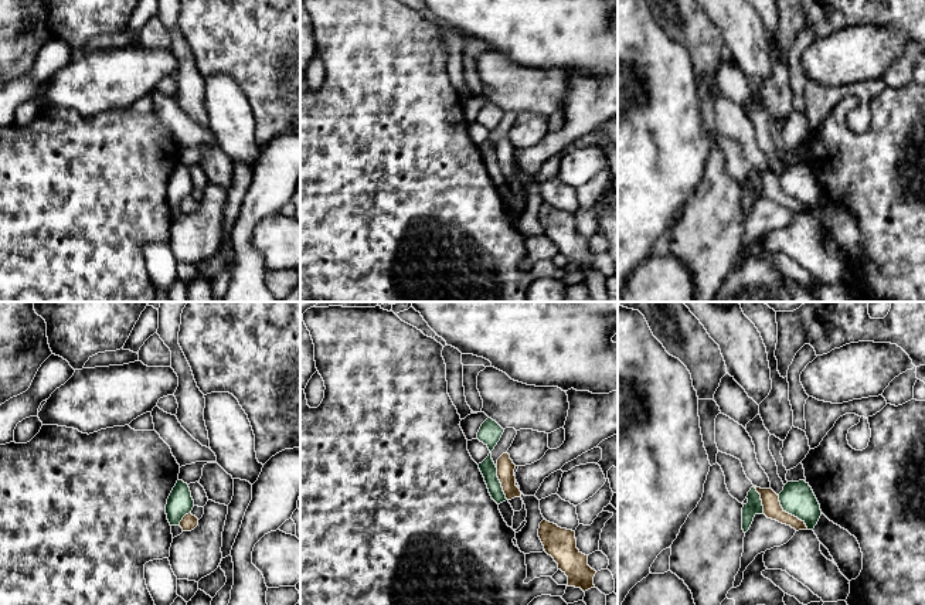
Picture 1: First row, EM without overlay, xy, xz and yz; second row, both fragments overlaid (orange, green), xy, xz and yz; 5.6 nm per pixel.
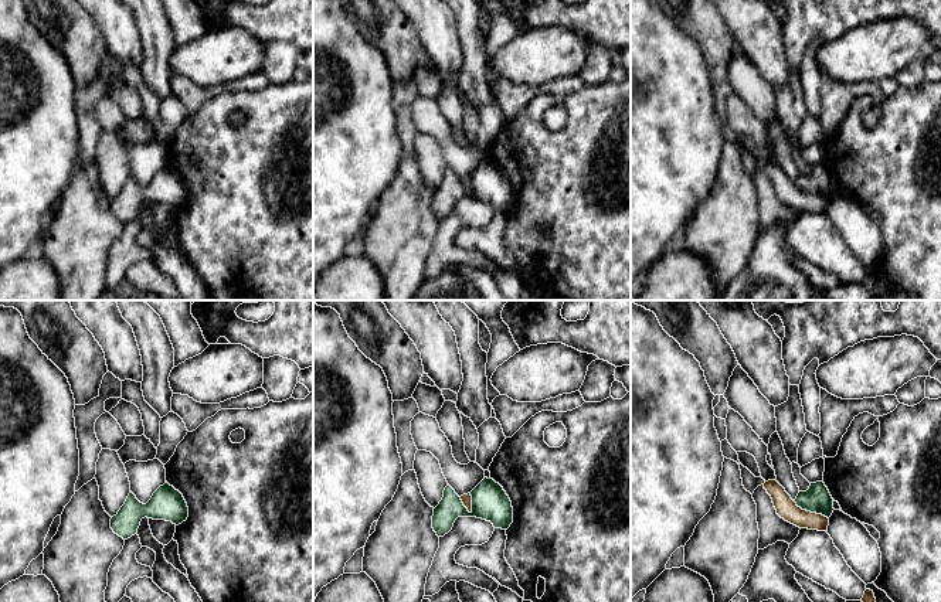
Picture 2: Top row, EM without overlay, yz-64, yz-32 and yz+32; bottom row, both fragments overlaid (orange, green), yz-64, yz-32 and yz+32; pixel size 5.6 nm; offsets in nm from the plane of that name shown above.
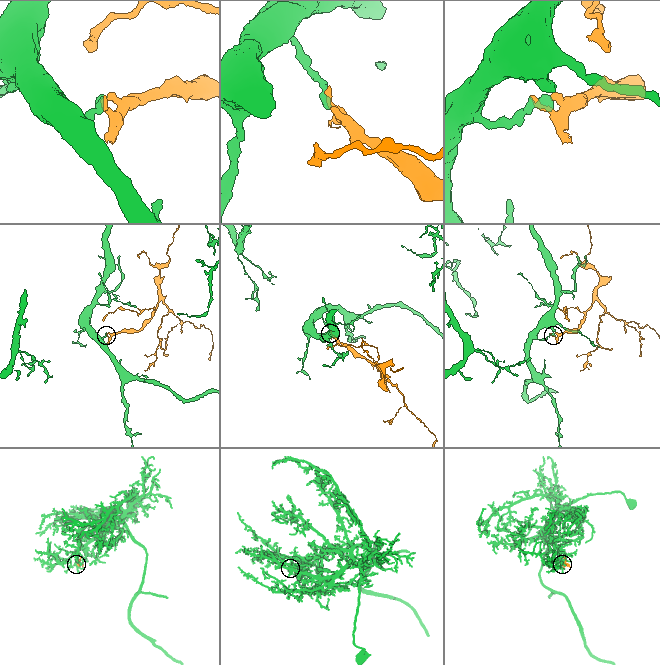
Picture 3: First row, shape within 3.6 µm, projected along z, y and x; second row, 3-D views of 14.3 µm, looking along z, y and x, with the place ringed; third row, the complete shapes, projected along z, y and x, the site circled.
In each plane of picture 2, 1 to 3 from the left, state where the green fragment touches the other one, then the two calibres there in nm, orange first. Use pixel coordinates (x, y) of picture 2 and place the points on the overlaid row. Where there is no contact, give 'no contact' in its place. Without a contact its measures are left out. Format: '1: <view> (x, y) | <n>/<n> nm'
1: no contact
2: yz-32 (471, 503) | 60/200 nm
3: yz+32 (809, 512) | 120/160 nm

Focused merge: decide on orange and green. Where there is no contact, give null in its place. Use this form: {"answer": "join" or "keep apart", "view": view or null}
{"answer": "keep apart", "view": "yz"}

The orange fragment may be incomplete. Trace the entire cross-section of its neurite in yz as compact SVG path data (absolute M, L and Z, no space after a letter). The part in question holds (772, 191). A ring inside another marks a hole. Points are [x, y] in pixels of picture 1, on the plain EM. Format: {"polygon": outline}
{"polygon": "M756 170L756 174L761 177L762 188L764 188L764 197L768 201L776 203L782 207L790 208L796 214L799 213L807 213L805 204L799 203L798 200L786 196L779 184L779 179L772 171L761 171Z"}

